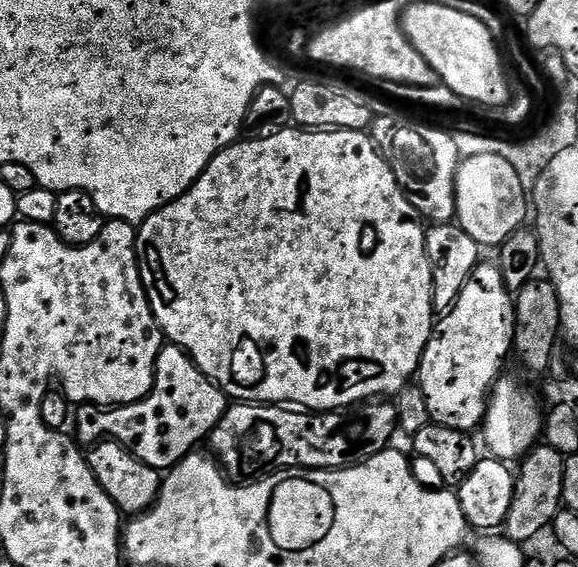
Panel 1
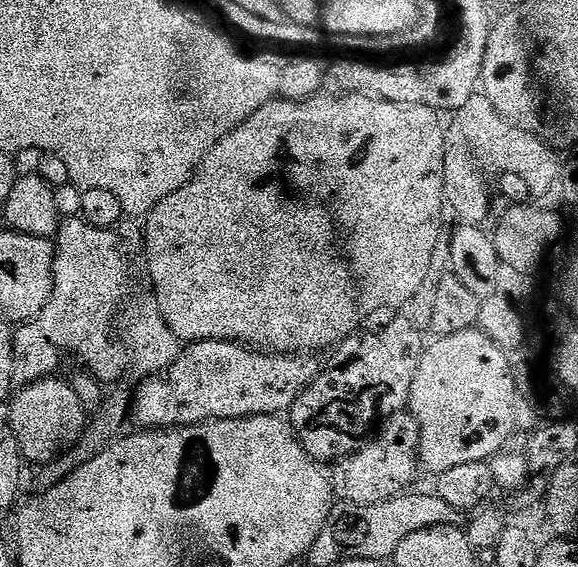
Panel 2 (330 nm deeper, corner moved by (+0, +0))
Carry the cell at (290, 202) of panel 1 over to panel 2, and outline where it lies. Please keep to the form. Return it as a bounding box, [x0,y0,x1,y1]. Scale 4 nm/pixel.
[144,94,446,354]

